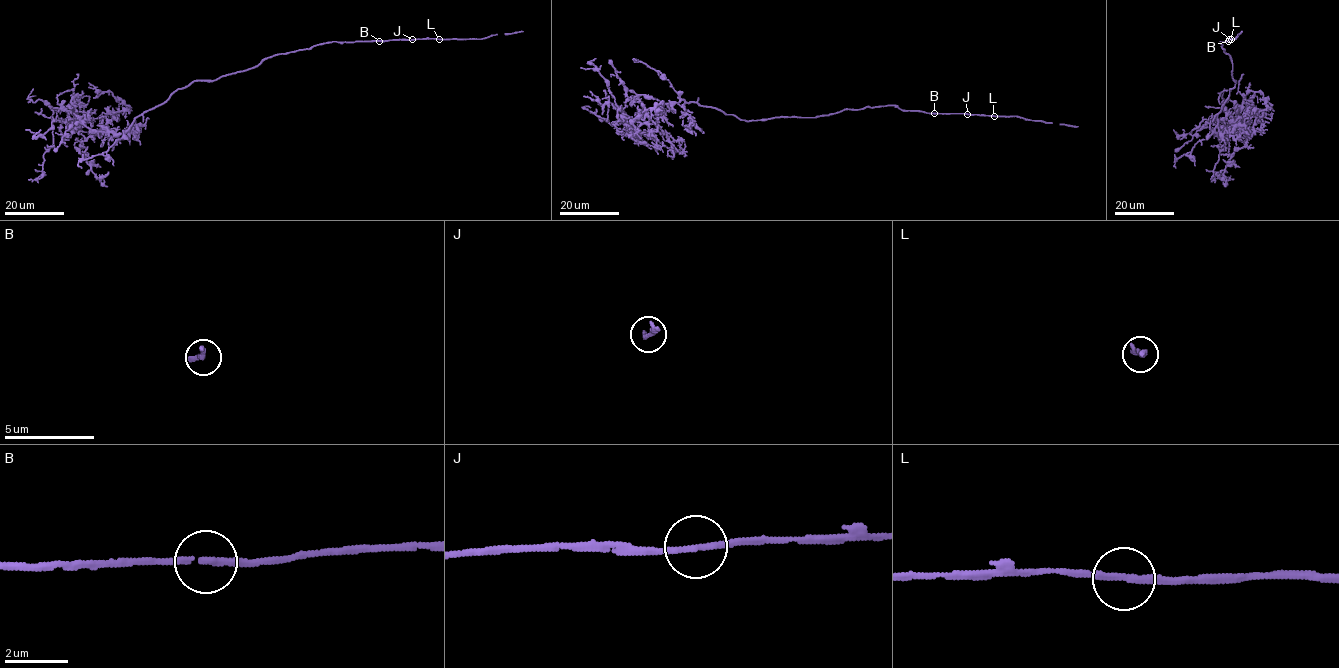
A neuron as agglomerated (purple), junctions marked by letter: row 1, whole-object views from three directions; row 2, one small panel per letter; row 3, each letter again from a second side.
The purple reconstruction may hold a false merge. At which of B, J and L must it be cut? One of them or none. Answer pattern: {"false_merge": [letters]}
{"false_merge": []}

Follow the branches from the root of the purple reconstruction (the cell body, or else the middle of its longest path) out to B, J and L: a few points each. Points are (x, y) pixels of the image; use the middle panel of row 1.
B: (768, 119), (817, 117), (846, 109), (887, 105), (934, 113)
J: (768, 119), (817, 117), (846, 109), (887, 105), (930, 113), (967, 114)
L: (768, 119), (817, 117), (846, 109), (887, 105), (930, 113), (994, 115)

